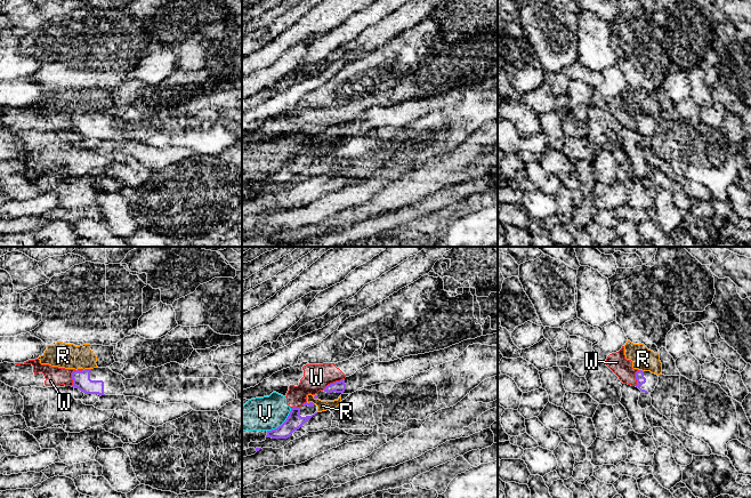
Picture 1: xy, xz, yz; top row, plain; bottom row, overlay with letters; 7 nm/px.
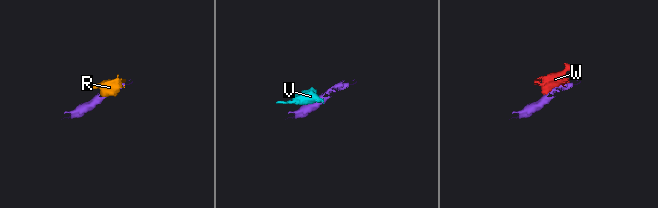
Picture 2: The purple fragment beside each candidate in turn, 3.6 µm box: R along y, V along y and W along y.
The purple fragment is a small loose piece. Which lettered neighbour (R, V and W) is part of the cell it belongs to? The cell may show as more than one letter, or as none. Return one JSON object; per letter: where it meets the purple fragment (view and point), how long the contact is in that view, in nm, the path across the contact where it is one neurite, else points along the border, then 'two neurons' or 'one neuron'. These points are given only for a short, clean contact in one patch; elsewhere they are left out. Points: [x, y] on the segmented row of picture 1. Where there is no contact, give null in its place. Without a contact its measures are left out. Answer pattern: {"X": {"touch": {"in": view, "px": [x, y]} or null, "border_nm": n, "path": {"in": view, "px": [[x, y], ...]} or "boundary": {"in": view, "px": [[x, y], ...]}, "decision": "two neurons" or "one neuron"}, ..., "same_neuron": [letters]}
{"R": {"touch": {"in": "xy", "px": [87, 369]}, "border_nm": 60, "boundary": {"in": "xy", "px": [[90, 368], [83, 370]]}, "decision": "two neurons"}, "V": {"touch": {"in": "xz", "px": [283, 423]}, "border_nm": 240, "boundary": {"in": "xz", "px": [[291, 408], [288, 417], [280, 425], [267, 431]]}, "decision": "two neurons"}, "W": {"touch": {"in": "xy", "px": [72, 374]}, "border_nm": 150, "boundary": {"in": "xy", "px": [[82, 369], [72, 372], [71, 385]]}, "decision": "two neurons"}, "same_neuron": []}

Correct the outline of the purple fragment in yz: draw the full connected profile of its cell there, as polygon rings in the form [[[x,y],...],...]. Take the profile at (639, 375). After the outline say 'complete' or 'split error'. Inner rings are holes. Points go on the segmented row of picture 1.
[[[639,370],[636,372],[637,385],[641,392],[651,393],[659,383],[659,376],[651,371]]]; split error

